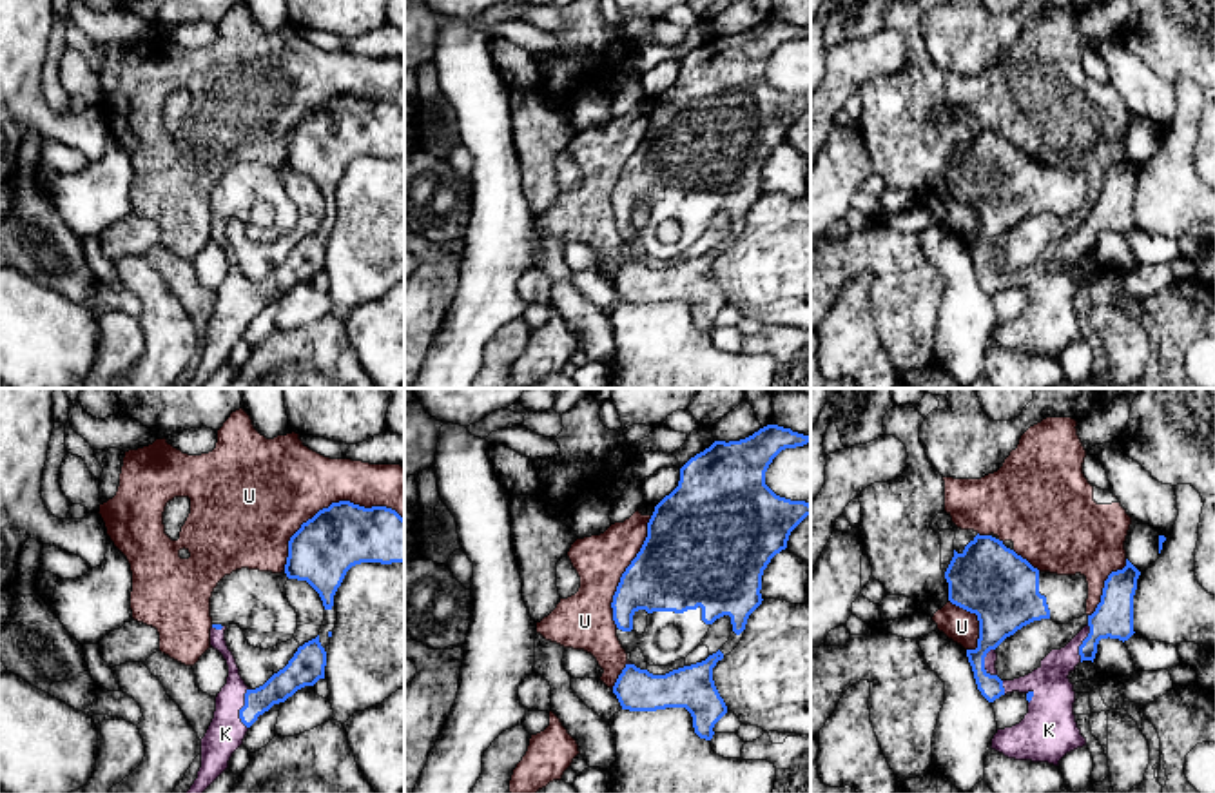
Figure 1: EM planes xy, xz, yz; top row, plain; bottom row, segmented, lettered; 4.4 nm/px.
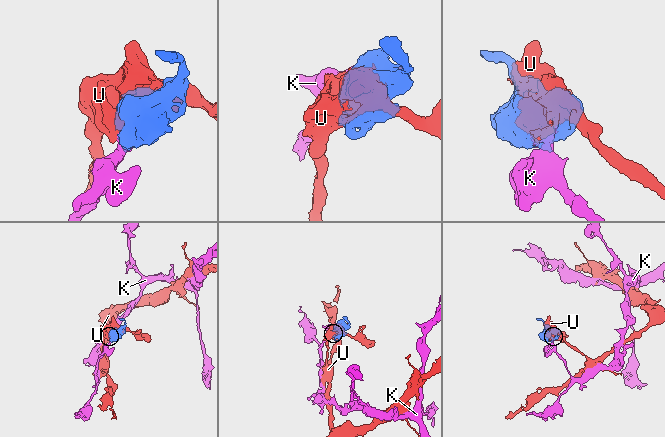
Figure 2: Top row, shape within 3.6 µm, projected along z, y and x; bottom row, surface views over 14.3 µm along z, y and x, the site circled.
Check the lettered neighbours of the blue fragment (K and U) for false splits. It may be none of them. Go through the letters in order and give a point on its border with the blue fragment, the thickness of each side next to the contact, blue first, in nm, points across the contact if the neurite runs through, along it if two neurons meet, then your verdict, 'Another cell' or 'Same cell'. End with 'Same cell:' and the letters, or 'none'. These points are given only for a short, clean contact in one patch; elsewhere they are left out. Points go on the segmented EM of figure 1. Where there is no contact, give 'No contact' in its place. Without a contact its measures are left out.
K: Touches blue at xy (242, 708). Thickness 120 nm (blue) against 160 nm. Same cell
U: Touches blue at xy (330, 505). Thickness 280 nm (blue) against 400 nm. Another cell
Same cell: K

